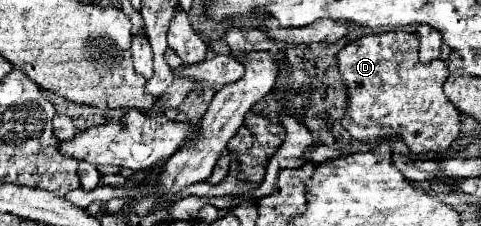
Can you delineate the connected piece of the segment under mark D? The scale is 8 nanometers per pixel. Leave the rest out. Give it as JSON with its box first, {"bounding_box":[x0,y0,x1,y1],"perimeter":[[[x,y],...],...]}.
{"bounding_box":[336,32,460,154],"perimeter":[[[384,32],[384,34],[362,36],[356,42],[346,44],[336,54],[342,82],[348,90],[348,108],[342,116],[342,126],[350,132],[354,140],[377,142],[385,137],[385,130],[392,130],[396,136],[400,136],[402,142],[406,142],[412,154],[424,154],[424,152],[442,154],[454,142],[460,130],[460,112],[442,92],[442,86],[448,78],[446,66],[442,60],[432,60],[430,64],[422,64],[418,51],[419,40],[416,34]]]}

